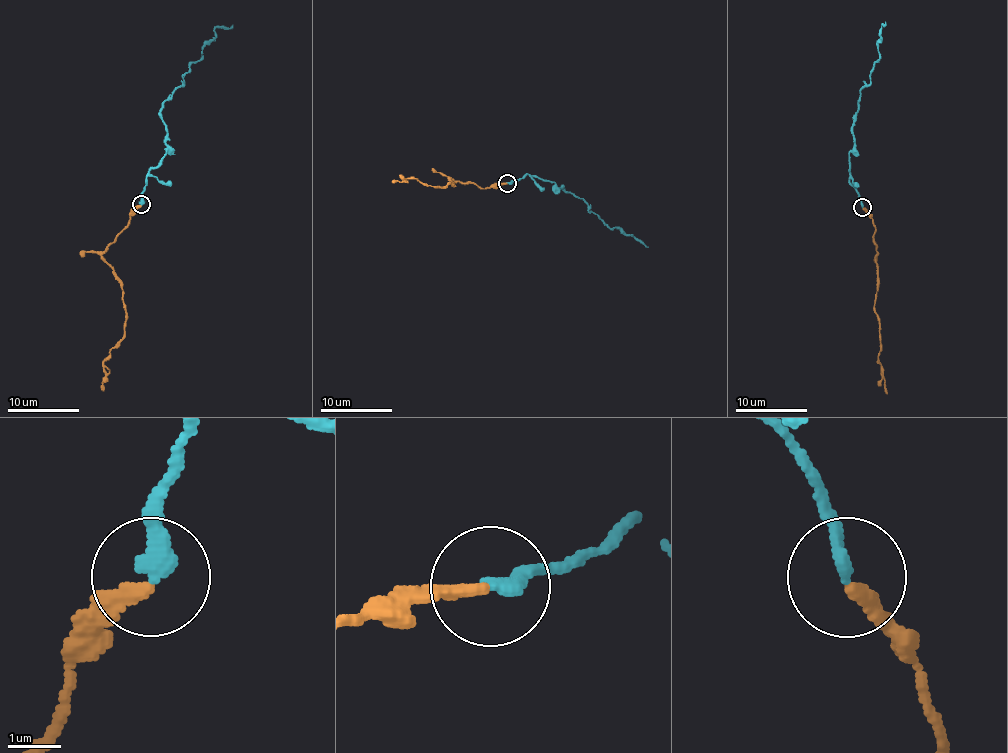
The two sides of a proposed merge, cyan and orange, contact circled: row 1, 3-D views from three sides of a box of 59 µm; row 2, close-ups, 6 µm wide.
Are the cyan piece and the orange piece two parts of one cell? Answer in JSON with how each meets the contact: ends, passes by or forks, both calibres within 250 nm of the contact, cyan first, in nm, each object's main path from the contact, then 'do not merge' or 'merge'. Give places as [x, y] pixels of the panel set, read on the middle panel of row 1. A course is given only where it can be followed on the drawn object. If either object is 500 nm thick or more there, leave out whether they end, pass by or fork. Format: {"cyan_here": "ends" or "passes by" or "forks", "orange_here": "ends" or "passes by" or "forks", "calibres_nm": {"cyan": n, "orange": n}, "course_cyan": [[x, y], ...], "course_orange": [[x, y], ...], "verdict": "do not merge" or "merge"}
{"cyan_here": "ends", "orange_here": "ends", "calibres_nm": {"cyan": 280, "orange": 240}, "course_cyan": [[508, 183], [529, 174], [555, 183], [555, 187], [564, 186], [611, 228], [617, 227], [649, 247]], "course_orange": [[507, 183], [490, 188], [448, 178], [453, 185], [426, 186], [416, 179], [393, 183]], "verdict": "merge"}

